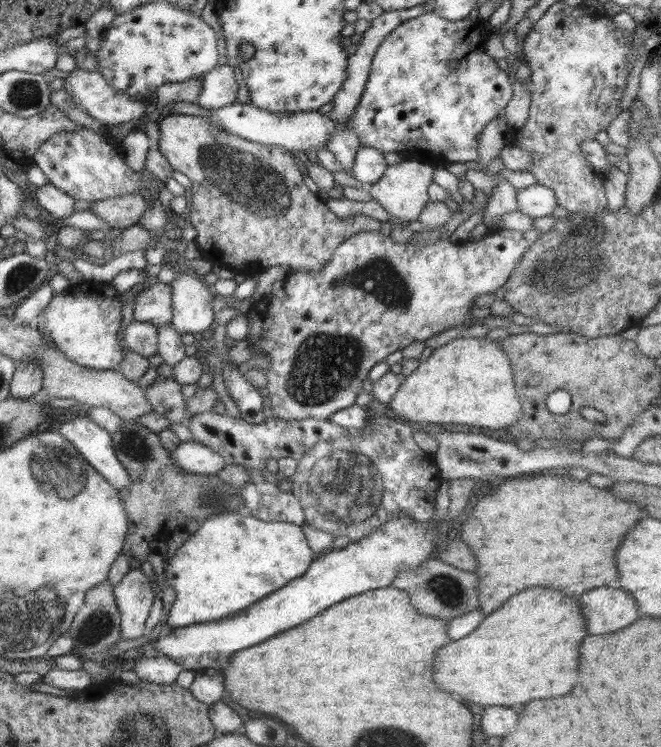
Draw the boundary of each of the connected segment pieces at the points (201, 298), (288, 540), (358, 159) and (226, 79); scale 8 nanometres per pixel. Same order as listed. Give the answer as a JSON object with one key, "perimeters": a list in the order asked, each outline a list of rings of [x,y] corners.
{"perimeters":[[[[178,271],[168,284],[171,295],[170,325],[177,332],[203,332],[213,322],[213,296],[190,272]]],[[[223,511],[209,515],[163,566],[161,582],[166,582],[175,592],[175,600],[165,617],[165,623],[169,627],[179,628],[241,613],[241,610],[247,610],[253,602],[265,598],[266,594],[305,574],[313,559],[313,553],[299,526],[288,522],[263,522],[245,511]]],[[[360,147],[355,153],[350,175],[359,183],[372,185],[381,178],[386,166],[383,153],[373,148]]],[[[231,65],[215,66],[201,76],[201,92],[196,104],[213,111],[234,103],[238,90]]]]}

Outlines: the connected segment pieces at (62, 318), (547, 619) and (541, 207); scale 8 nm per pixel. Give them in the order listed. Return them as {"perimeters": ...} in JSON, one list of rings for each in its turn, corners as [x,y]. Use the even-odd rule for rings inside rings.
{"perimeters":[[[[83,281],[75,286],[70,286],[62,293],[53,294],[49,303],[37,315],[32,325],[34,325],[41,334],[55,345],[55,350],[65,355],[67,360],[87,367],[91,370],[107,370],[117,368],[123,353],[123,344],[119,340],[121,333],[121,306],[123,297],[111,288],[107,282],[89,282]]],[[[529,588],[519,594],[513,594],[499,610],[485,616],[479,626],[465,638],[455,642],[449,641],[449,644],[445,643],[445,646],[437,648],[433,656],[433,682],[437,690],[455,692],[463,700],[481,706],[511,708],[515,704],[525,704],[533,698],[541,700],[561,696],[567,694],[577,682],[577,648],[583,636],[583,618],[573,598],[545,588]]],[[[533,184],[525,188],[517,187],[516,191],[516,210],[531,218],[541,218],[551,215],[556,206],[553,191]]]]}

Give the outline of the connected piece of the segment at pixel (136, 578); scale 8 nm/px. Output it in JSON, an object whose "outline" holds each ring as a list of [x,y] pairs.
{"outline":[[[140,569],[129,570],[123,578],[112,587],[116,606],[120,615],[120,637],[125,640],[137,638],[145,633],[145,618],[153,603],[155,592],[151,591],[150,581],[143,576]]]}

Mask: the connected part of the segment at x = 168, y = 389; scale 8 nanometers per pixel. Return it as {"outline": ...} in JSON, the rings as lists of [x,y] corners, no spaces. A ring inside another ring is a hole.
{"outline":[[[157,375],[154,381],[144,388],[144,397],[157,414],[164,416],[170,423],[185,426],[191,416],[186,415],[179,388],[180,384],[173,378]]]}

